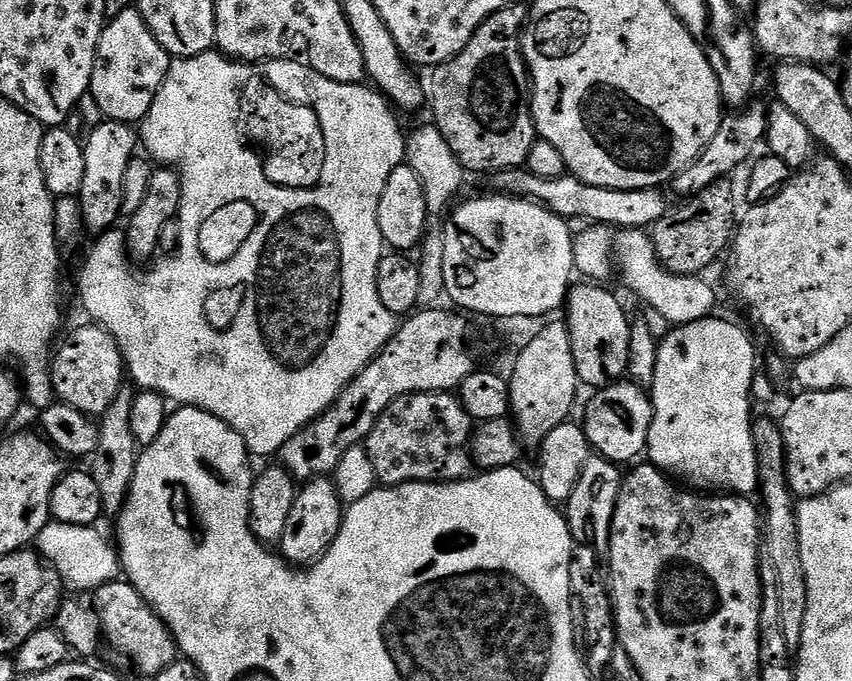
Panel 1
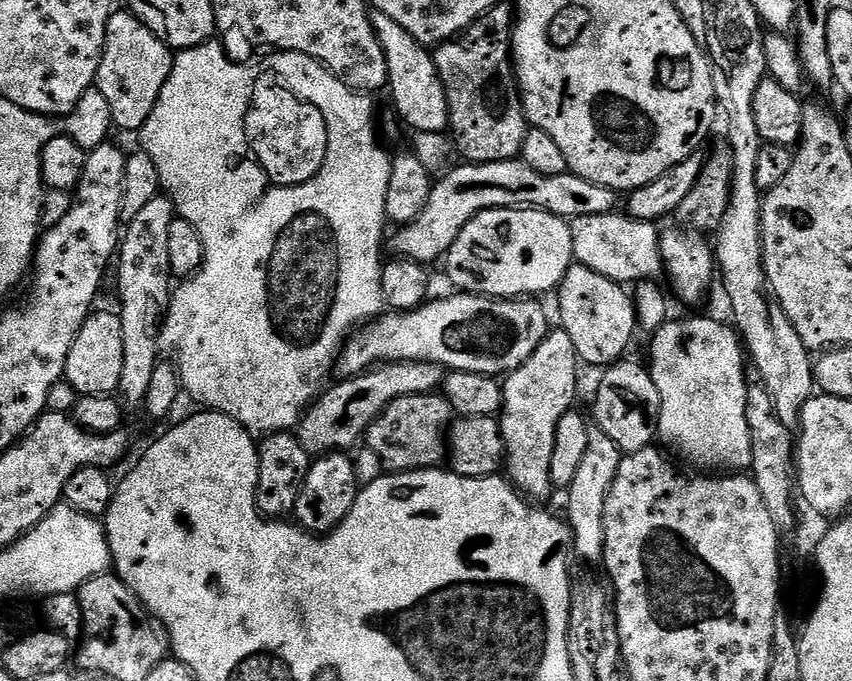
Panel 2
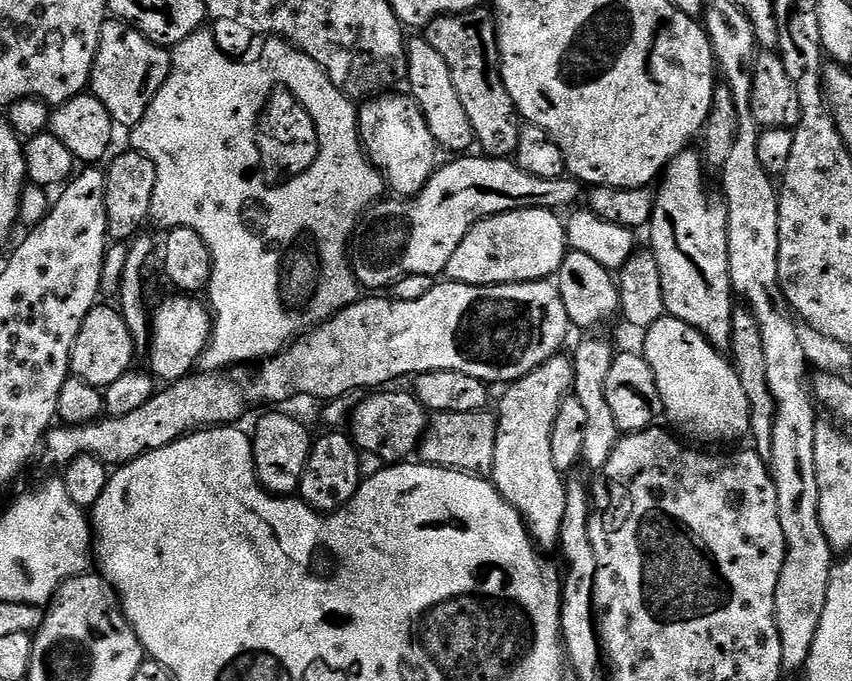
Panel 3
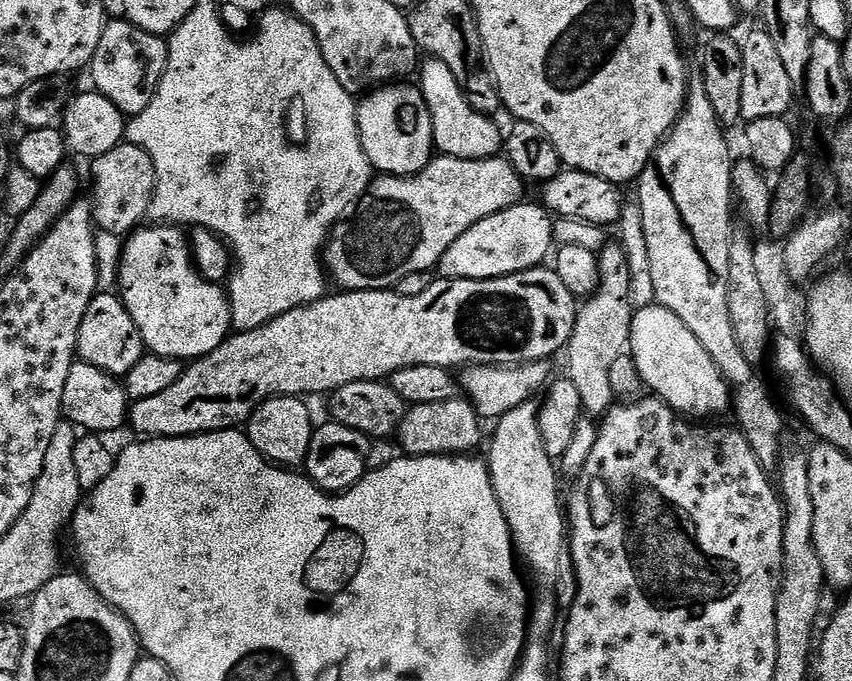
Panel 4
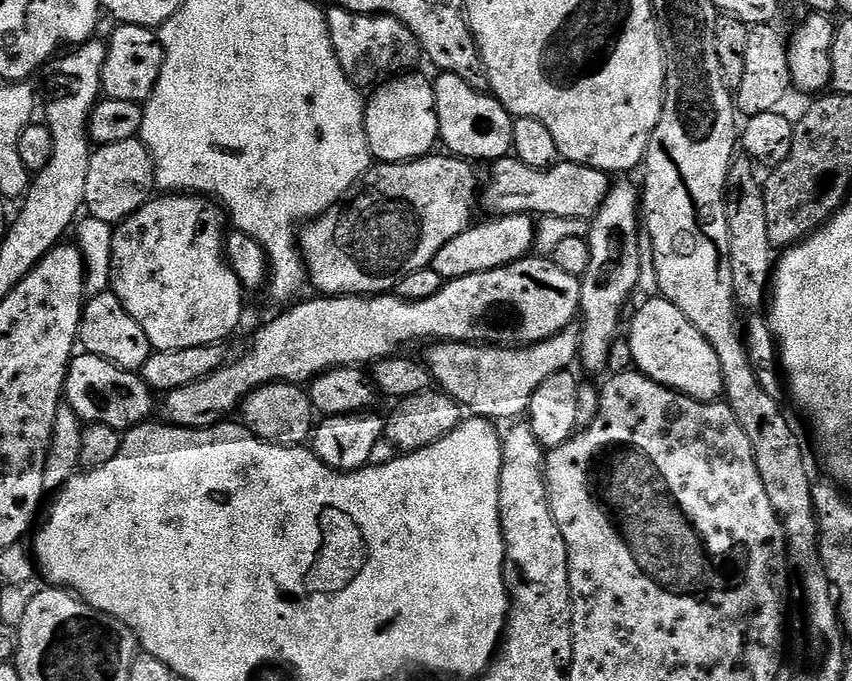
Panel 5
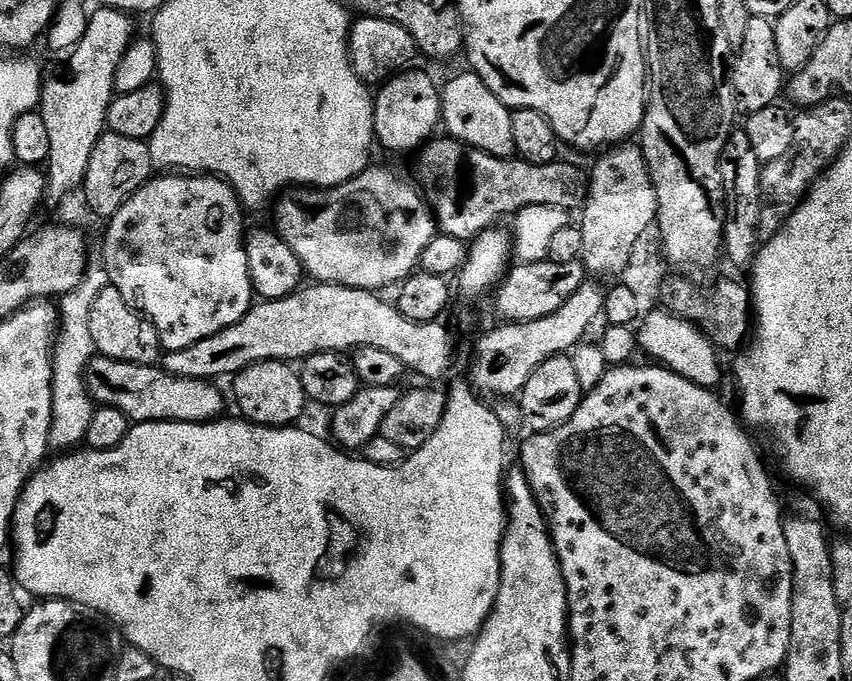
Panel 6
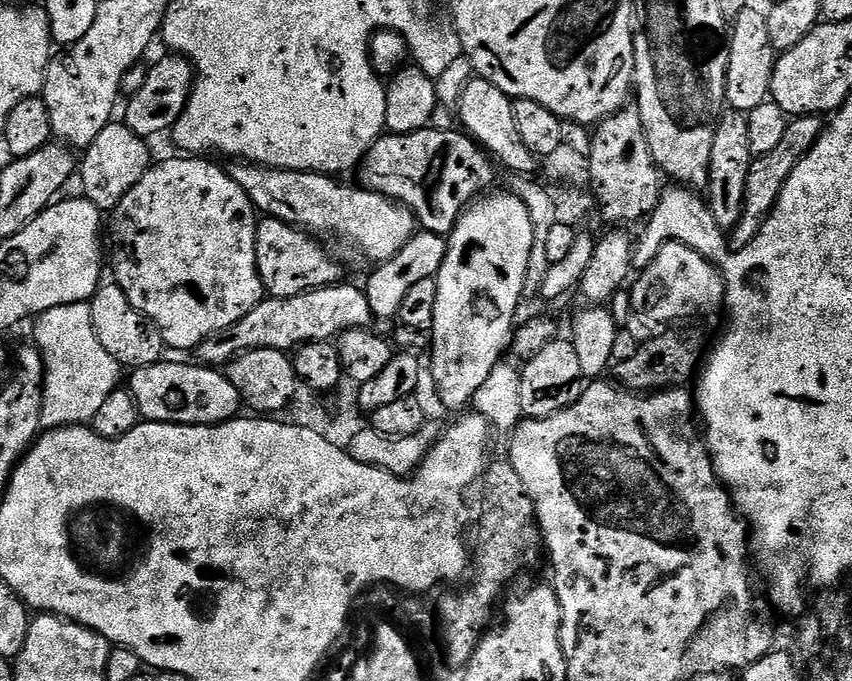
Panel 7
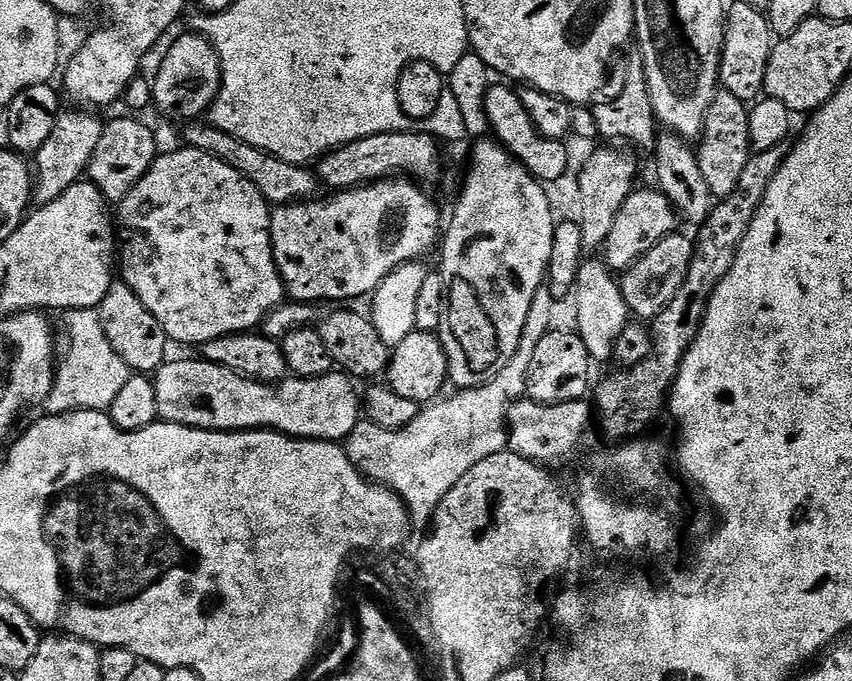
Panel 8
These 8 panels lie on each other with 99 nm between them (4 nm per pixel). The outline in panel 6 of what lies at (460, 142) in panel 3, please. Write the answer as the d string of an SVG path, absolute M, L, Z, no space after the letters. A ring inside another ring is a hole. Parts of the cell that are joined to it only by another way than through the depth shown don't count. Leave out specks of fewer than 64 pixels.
M471 70L460 72L448 85L442 88L442 124L446 129L447 135L454 140L460 140L464 144L474 146L491 156L511 157L516 151L514 146L514 130L510 126L512 112L503 104L496 95L482 82L482 78Z

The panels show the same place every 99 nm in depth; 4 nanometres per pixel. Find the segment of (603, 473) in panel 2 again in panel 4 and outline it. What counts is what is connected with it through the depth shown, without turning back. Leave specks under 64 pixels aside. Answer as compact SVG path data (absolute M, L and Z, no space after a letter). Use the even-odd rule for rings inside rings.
M608 242L600 249L597 260L599 274L592 294L577 309L574 330L568 340L568 378L574 382L582 398L582 410L592 418L603 417L612 407L616 395L610 383L614 361L625 353L631 343L632 314L630 272L627 254L620 242Z

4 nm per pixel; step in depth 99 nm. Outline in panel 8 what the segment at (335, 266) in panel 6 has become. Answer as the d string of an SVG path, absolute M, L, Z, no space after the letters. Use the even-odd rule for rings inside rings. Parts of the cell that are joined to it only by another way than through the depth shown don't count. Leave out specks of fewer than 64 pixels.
M192 122L187 125L184 132L183 143L189 148L202 150L202 154L210 154L210 158L218 158L218 162L226 162L226 166L234 166L238 174L242 174L262 194L262 198L269 205L279 206L281 204L294 204L307 202L317 195L318 181L307 167L282 162L282 158L274 158L269 152L258 150L238 138L234 134L226 134L222 130L212 127L208 122ZM204 123L204 124L200 124Z

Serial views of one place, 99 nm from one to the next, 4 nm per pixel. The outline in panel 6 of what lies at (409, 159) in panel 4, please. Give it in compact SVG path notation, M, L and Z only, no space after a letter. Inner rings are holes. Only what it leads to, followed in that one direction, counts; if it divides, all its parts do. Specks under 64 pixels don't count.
M405 70L384 81L374 96L376 140L388 152L412 152L433 139L432 132L442 124L442 92L424 72ZM381 91L381 92L380 92ZM380 92L380 93L379 93Z

